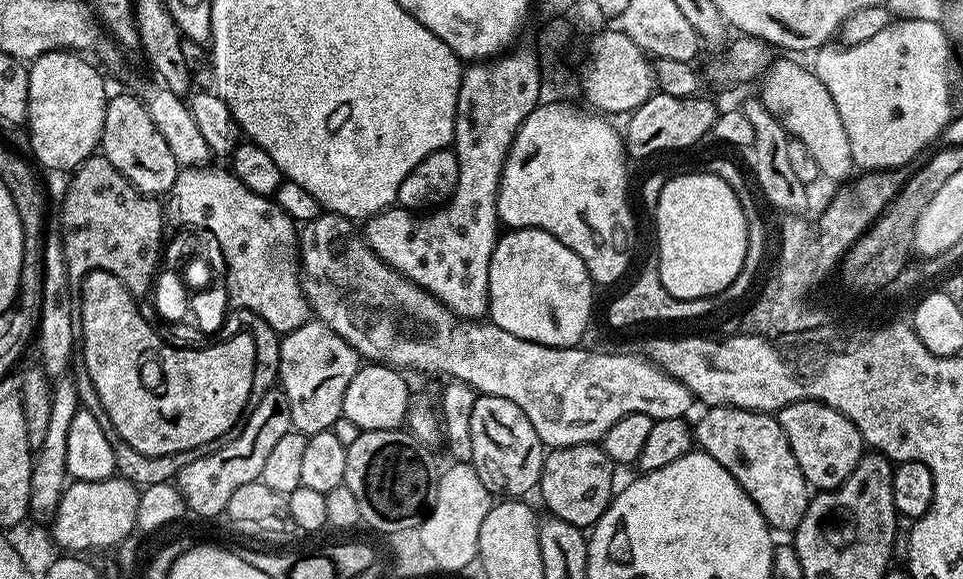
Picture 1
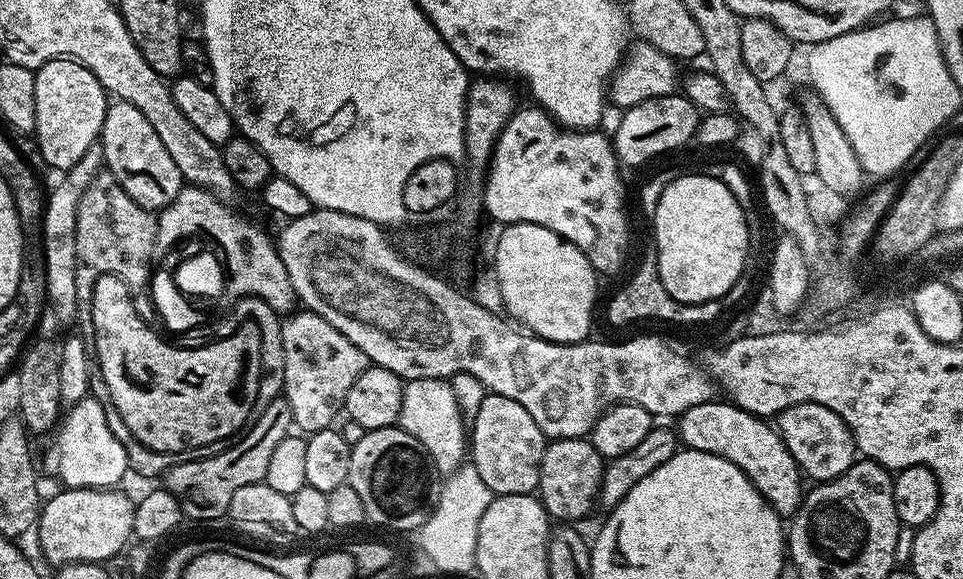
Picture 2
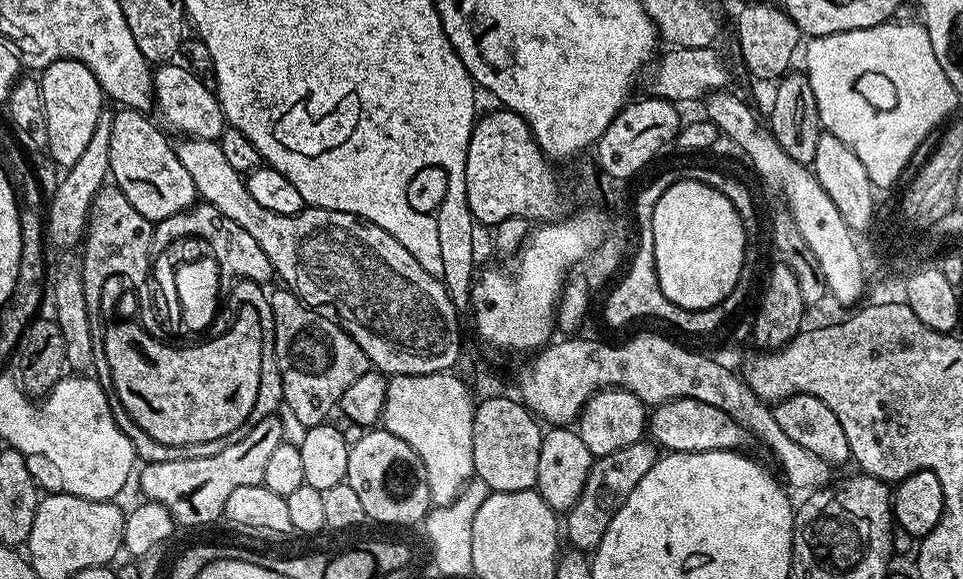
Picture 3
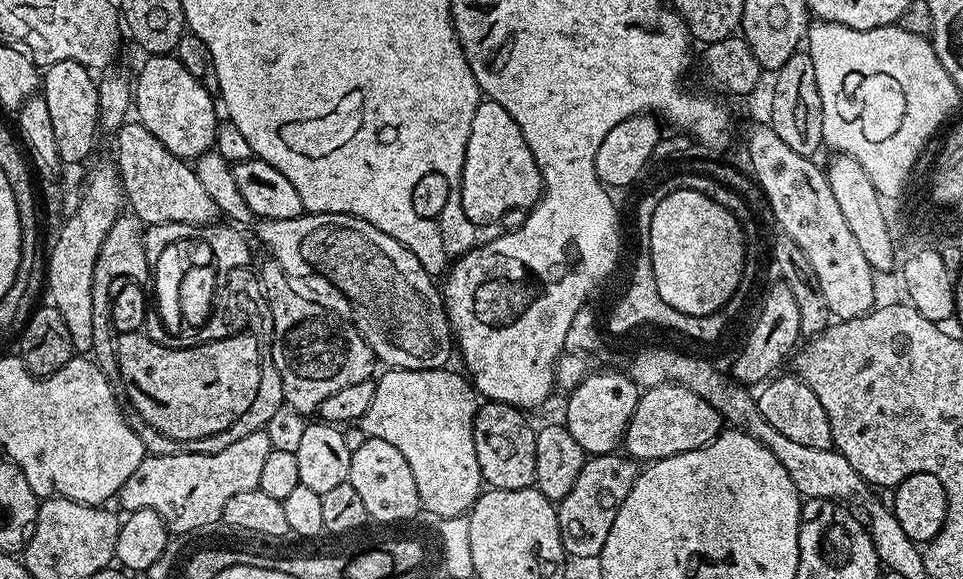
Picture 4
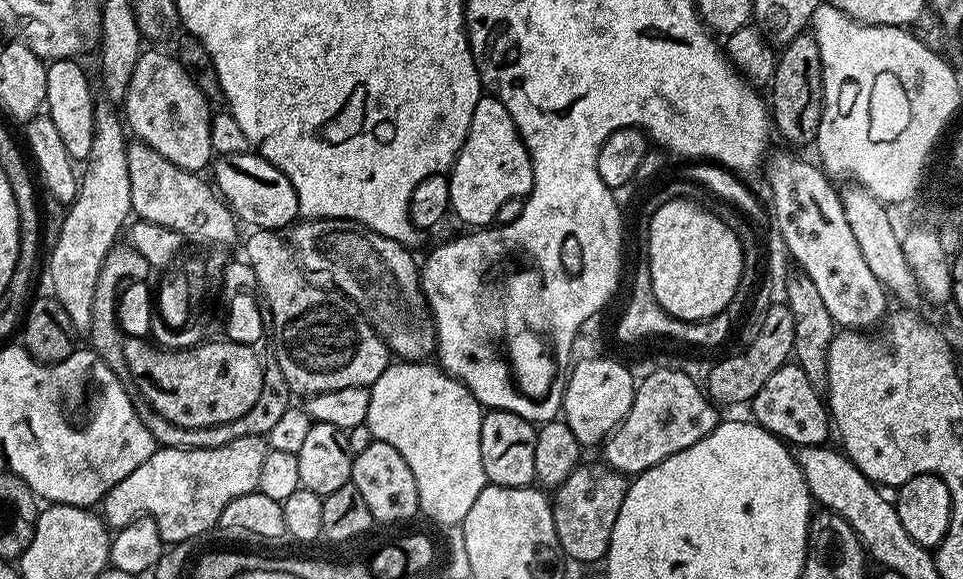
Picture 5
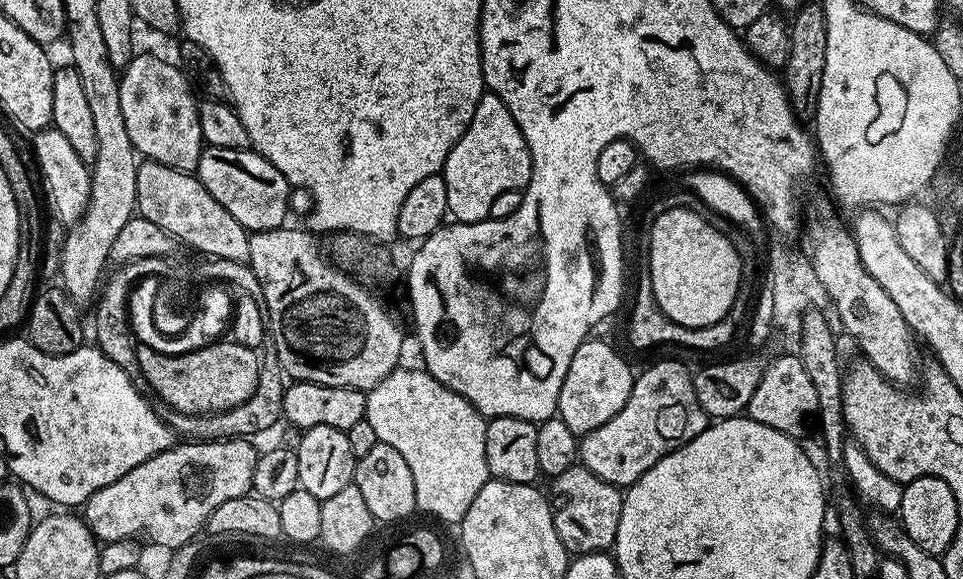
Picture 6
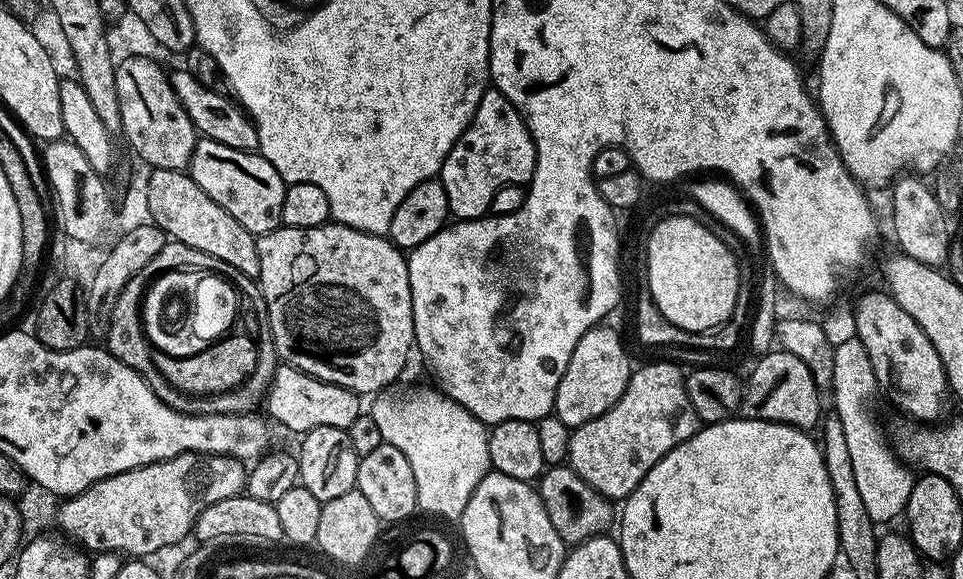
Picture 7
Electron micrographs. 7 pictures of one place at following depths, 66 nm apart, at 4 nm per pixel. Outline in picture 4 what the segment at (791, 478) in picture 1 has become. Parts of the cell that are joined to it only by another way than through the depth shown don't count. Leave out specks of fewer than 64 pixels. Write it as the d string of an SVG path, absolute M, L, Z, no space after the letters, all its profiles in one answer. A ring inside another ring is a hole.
M659 384L641 391L622 448L632 459L641 462L665 460L683 452L705 448L721 431L721 414L710 406L710 402L706 402L706 398L681 384Z

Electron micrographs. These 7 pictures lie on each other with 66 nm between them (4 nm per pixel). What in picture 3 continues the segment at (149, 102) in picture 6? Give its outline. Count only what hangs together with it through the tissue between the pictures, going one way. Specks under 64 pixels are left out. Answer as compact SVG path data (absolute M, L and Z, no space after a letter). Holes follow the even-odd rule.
M183 63L159 65L152 77L152 94L155 111L160 111L161 118L168 120L170 127L184 132L180 134L185 137L219 141L220 135L224 133L226 121L215 91L206 87Z

